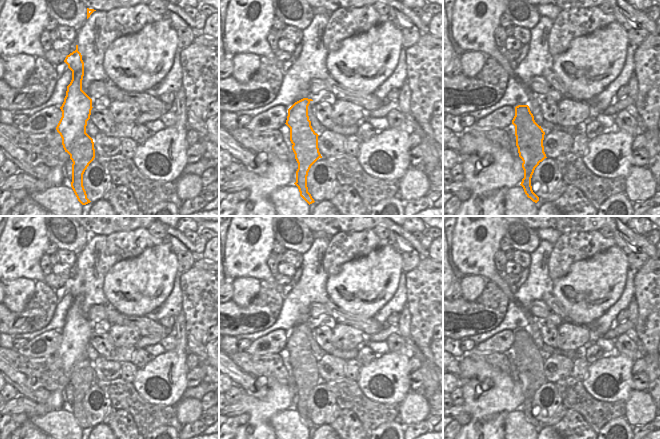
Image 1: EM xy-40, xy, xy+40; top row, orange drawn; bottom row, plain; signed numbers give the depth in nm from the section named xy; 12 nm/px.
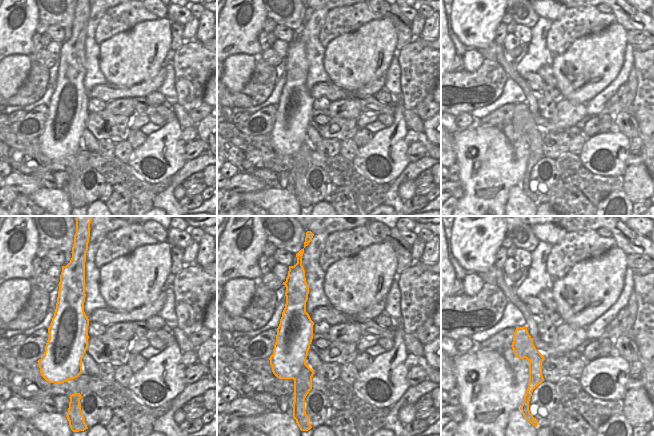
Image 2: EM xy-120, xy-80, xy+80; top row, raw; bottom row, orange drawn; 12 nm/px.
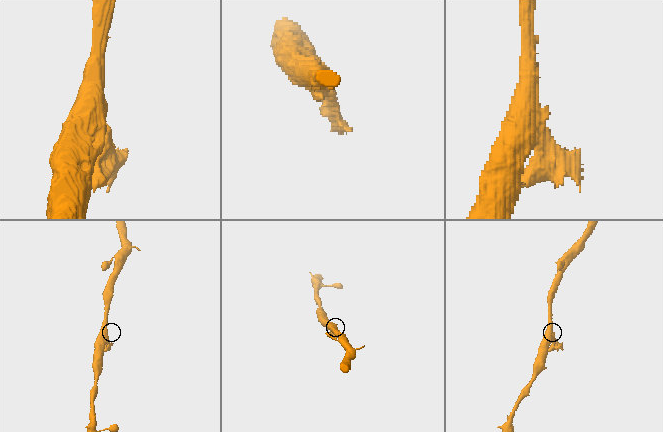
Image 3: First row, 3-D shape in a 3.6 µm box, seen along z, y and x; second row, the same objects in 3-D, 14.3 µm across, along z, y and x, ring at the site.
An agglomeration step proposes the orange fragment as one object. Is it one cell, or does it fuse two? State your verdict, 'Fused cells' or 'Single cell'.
Fused cells.

